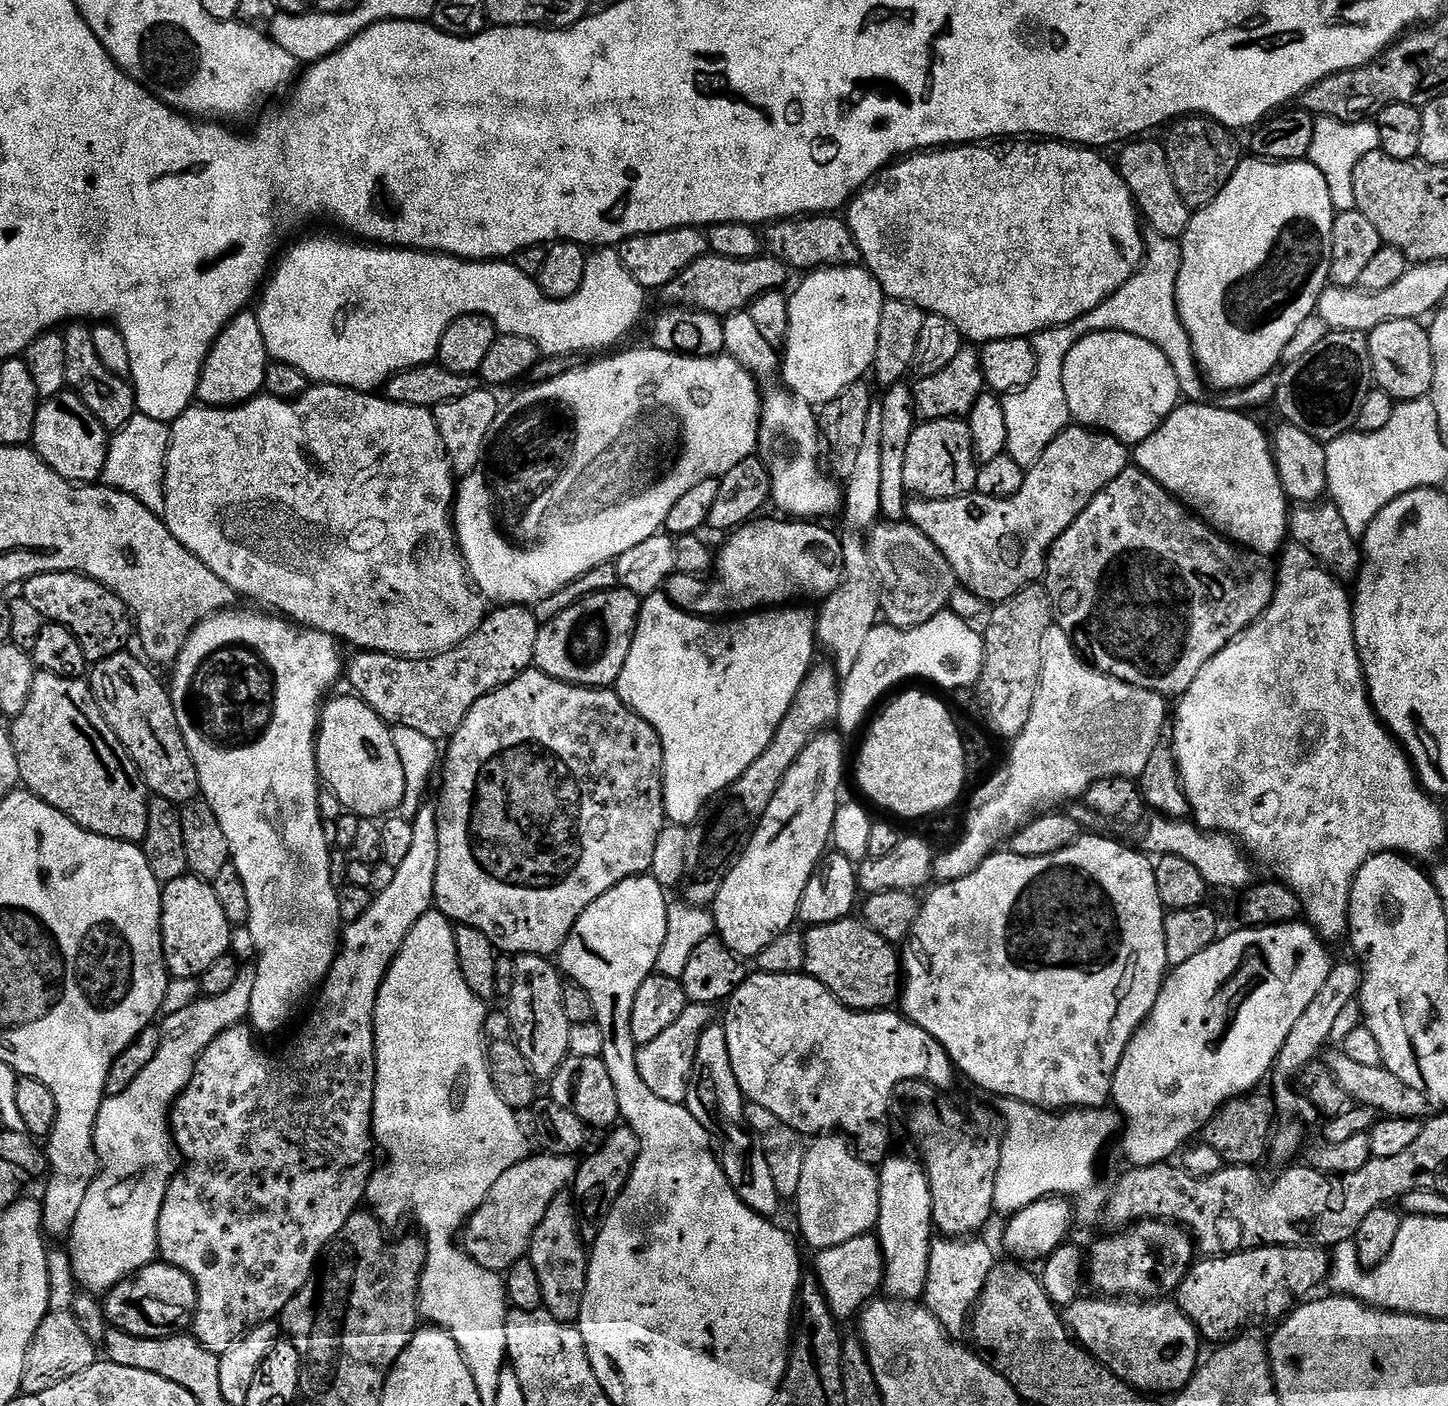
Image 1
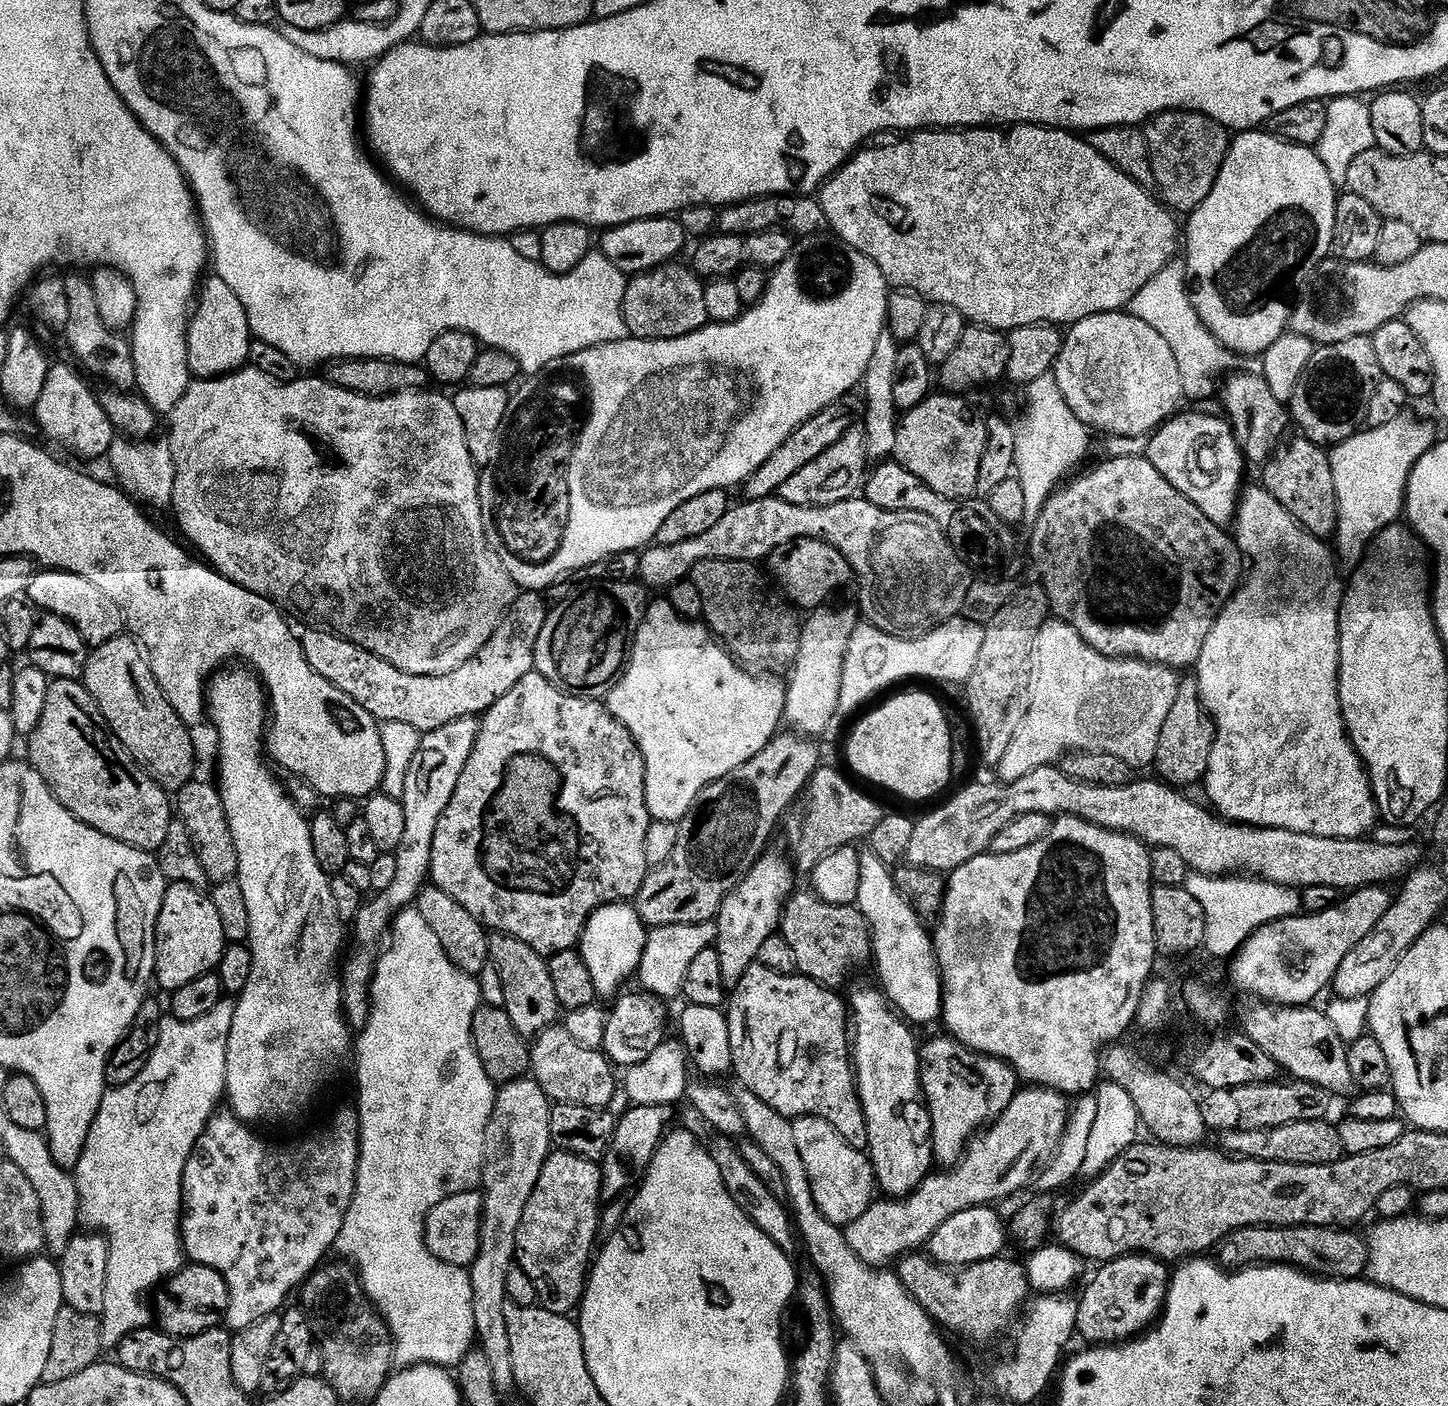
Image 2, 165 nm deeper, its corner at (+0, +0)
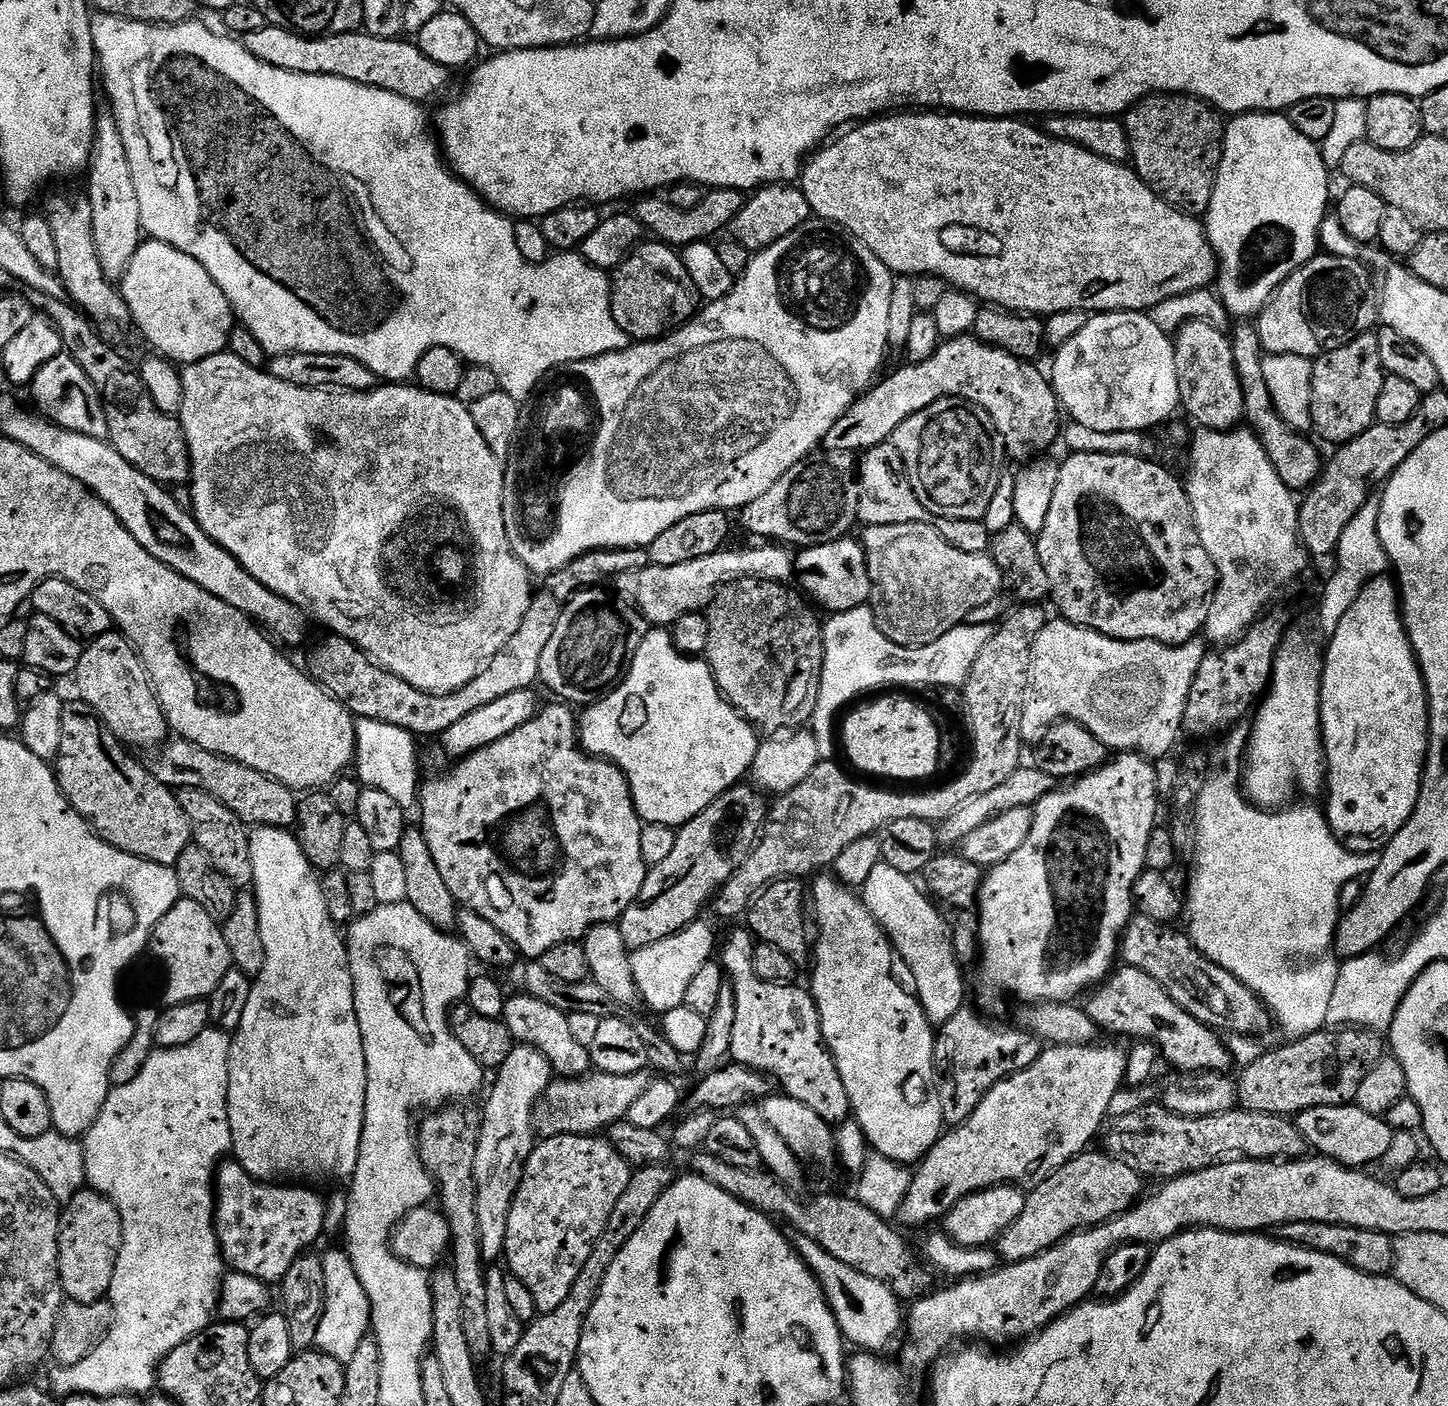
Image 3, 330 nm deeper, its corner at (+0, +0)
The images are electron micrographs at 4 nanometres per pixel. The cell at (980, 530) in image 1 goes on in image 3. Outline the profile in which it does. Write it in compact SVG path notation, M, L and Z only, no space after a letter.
M890 442L880 444L869 452L863 453L858 464L858 479L860 481L860 505L858 506L858 520L861 525L890 526L902 522L918 522L930 524L942 538L951 540L958 550L967 552L983 552L989 547L990 534L985 530L983 523L975 520L951 520L932 516L922 502L918 502L918 494L910 486L910 478L904 469L902 458L898 450Z

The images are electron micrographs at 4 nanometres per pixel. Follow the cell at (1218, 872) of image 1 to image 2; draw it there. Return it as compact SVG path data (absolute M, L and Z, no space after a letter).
M1053 766L1034 770L1026 774L1026 778L1000 788L969 783L964 786L969 788L962 789L949 804L916 820L907 863L927 872L951 874L966 862L985 855L991 849L992 839L1020 816L1044 814L1085 820L1099 828L1141 840L1149 849L1175 850L1182 854L1186 866L1201 876L1247 874L1297 890L1330 886L1341 894L1348 894L1357 888L1388 886L1391 880L1403 881L1422 864L1416 844L1371 844L1368 838L1318 838L1294 830L1254 828L1251 824L1229 822L1187 800L1183 791L1151 779L1133 779L1125 788L1080 784Z

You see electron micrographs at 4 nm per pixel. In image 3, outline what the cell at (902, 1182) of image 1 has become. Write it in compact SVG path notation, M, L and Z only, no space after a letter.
M820 874L812 882L812 888L810 884L810 912L811 915L812 912L816 915L816 924L820 927L820 933L817 936L815 933L814 936L814 959L810 964L810 969L812 968L810 991L820 1011L820 1025L822 1026L822 1034L824 1035L824 1043L828 1045L829 1052L831 1052L832 1057L836 1060L838 1074L842 1078L842 1086L846 1086L846 1094L852 1103L851 1115L854 1117L855 1124L862 1130L864 1139L868 1141L869 1149L872 1152L882 1154L886 1158L893 1160L896 1164L905 1166L919 1165L924 1155L940 1141L941 1135L946 1128L944 1119L942 1118L942 1106L938 1102L938 1094L936 1093L936 1067L934 1066L936 1038L934 1035L934 1025L928 1020L928 1015L924 1012L924 1008L915 995L907 987L904 989L892 977L894 949L891 942L888 941L888 936L882 930L882 926L874 918L874 914L870 914L870 910L864 904L863 899L853 889L844 887L836 879L835 875Z

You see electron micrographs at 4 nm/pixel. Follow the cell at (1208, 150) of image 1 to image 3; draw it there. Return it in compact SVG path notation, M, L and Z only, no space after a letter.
M1153 94L1139 100L1133 108L1122 116L1131 167L1171 208L1186 212L1190 216L1203 217L1210 206L1210 198L1214 194L1216 175L1224 153L1225 121L1205 100L1196 96L1181 96L1179 94Z

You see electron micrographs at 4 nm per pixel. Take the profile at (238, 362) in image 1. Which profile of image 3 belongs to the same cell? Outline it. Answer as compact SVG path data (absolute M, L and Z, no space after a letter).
M145 239L124 276L122 295L132 315L131 323L165 360L187 366L227 349L234 327L232 304L202 262L190 254L166 242Z

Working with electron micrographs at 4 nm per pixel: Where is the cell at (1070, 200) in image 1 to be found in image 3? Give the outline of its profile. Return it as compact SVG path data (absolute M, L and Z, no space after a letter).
M912 110L907 114L872 118L848 130L853 132L845 131L840 134L845 136L837 135L831 142L825 143L805 163L798 186L806 194L806 202L810 202L813 217L830 220L848 229L897 277L936 276L955 291L967 292L977 301L1003 308L1006 312L1041 318L1062 314L1066 310L1082 310L1089 314L1147 313L1170 298L1207 289L1215 281L1218 271L1216 251L1208 241L1205 225L1197 217L1171 208L1161 196L1150 190L1150 186L1146 186L1146 182L1127 163L1115 164L1106 158L1098 158L1098 154L1082 150L1065 140L1056 140L1039 127L1031 128L1028 124L1031 123L1020 118L937 114L932 110Z

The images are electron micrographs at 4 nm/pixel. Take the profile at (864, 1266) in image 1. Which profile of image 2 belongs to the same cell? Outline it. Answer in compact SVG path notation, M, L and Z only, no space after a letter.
M1025 1087L1017 1092L1014 1102L1004 1115L980 1133L965 1152L960 1163L954 1168L937 1171L929 1174L918 1188L903 1198L880 1198L868 1209L862 1218L850 1222L844 1228L844 1237L850 1244L850 1250L858 1254L858 1258L873 1270L884 1270L895 1265L901 1258L923 1249L928 1240L946 1222L946 1218L954 1218L954 1214L962 1214L967 1208L983 1208L985 1206L999 1205L999 1200L1007 1196L1016 1196L1028 1183L1035 1181L1040 1173L1052 1163L1056 1151L1068 1129L1070 1119L1070 1104L1061 1092L1052 1092L1049 1088Z

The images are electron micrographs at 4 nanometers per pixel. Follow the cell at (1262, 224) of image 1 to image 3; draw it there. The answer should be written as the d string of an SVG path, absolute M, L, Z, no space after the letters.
M1246 112L1233 115L1227 121L1222 162L1206 213L1206 231L1208 241L1216 251L1218 265L1214 291L1223 302L1224 309L1233 317L1259 317L1280 284L1317 256L1320 227L1330 212L1328 175L1330 169L1324 163L1321 145L1306 138L1306 134L1298 134L1287 115L1279 112Z

